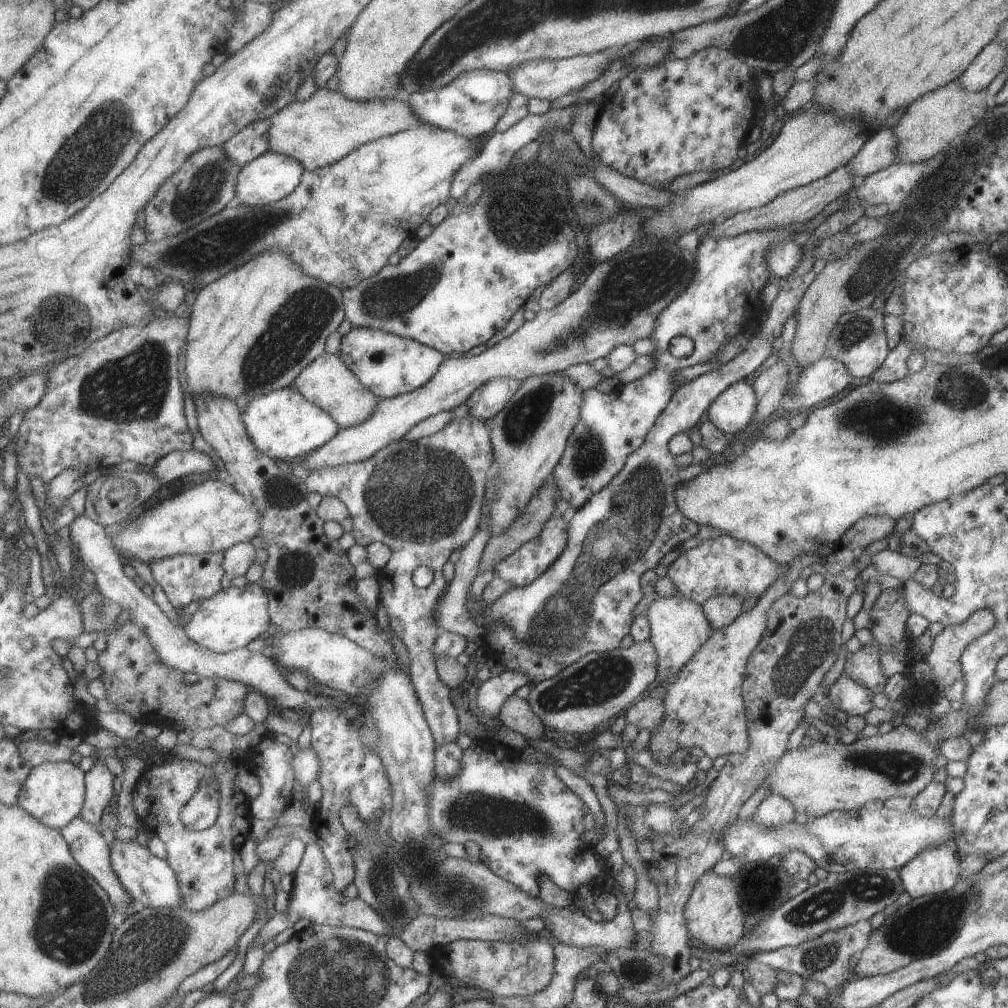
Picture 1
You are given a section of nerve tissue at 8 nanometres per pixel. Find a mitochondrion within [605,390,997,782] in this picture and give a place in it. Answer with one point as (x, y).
(810, 647)

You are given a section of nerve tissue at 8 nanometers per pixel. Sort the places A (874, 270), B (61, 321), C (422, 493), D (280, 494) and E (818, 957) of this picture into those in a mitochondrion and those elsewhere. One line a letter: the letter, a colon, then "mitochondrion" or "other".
A: mitochondrion
B: mitochondrion
C: mitochondrion
D: mitochondrion
E: mitochondrion

